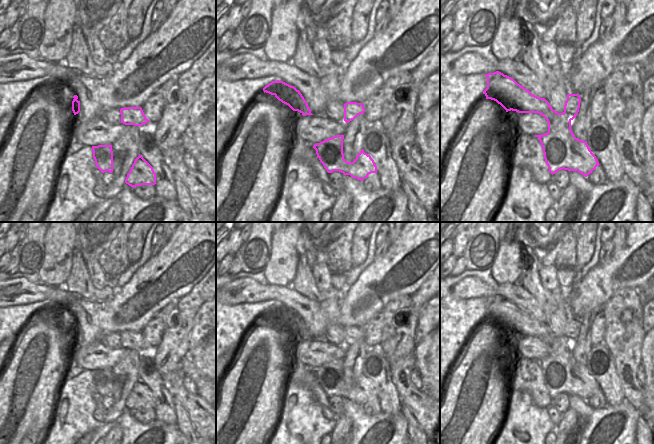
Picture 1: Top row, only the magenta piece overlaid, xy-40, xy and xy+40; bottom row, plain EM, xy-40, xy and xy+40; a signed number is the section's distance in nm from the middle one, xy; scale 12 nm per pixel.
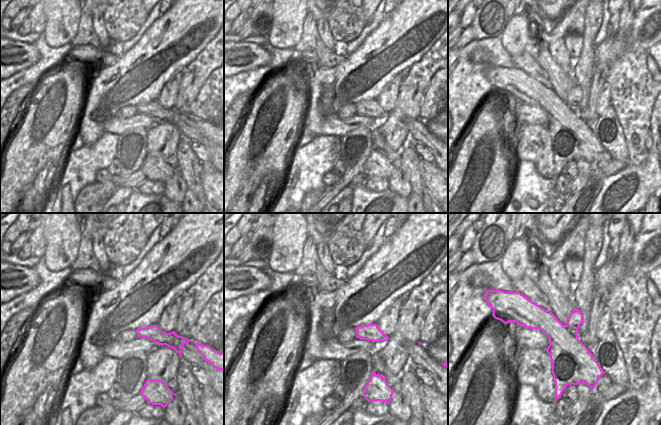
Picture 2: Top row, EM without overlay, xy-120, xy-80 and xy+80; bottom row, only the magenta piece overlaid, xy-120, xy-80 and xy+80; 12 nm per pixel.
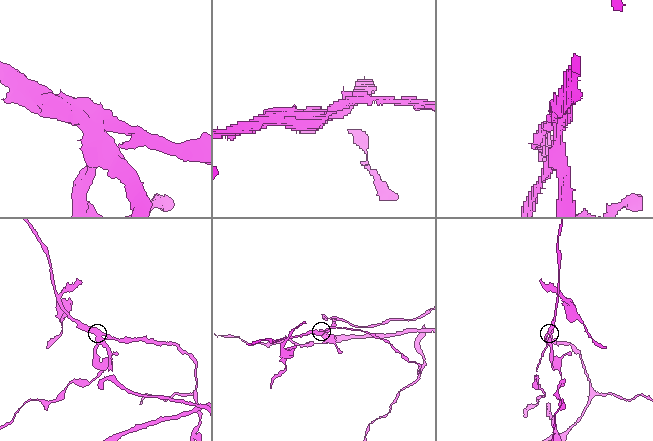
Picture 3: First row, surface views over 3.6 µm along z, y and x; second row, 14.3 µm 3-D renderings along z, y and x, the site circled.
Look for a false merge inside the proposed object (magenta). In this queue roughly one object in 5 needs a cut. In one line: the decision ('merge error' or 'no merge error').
merge error

